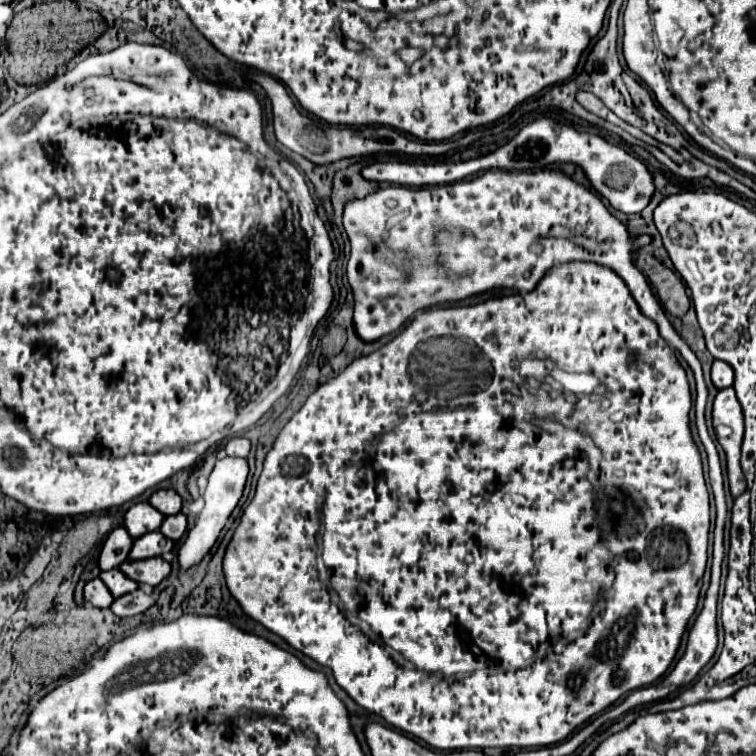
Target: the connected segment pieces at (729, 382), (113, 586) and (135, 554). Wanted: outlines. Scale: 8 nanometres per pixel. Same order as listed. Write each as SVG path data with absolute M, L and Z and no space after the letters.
M715 360L713 366L711 366L711 380L713 384L721 390L721 388L727 388L727 386L733 386L733 372L731 372L731 366L723 360Z
M119 568L101 572L99 578L105 582L105 586L111 590L111 594L115 598L119 598L123 594L129 594L129 592L135 592L139 588L139 584L135 584L135 580L131 580L129 576L125 576Z
M149 532L149 534L135 540L129 558L131 560L143 560L143 558L161 556L165 552L171 552L173 546L175 546L175 542L169 540L167 536L163 536L161 532Z

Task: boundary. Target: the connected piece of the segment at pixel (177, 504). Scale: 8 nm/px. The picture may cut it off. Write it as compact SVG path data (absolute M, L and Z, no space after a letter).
M169 488L169 490L157 490L149 498L149 504L155 506L165 516L171 516L171 514L179 514L181 512L181 496L173 488Z

